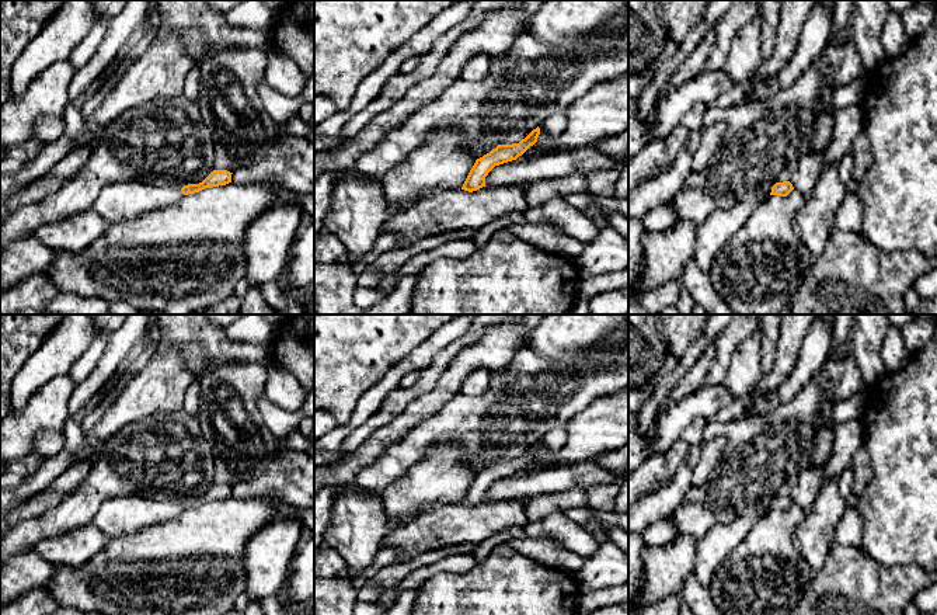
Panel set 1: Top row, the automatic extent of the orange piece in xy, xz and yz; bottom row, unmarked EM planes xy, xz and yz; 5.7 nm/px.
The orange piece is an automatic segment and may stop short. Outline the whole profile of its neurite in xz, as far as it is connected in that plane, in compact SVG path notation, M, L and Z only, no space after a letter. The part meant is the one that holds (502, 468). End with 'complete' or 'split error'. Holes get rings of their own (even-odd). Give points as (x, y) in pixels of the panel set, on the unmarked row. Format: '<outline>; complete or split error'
M537 441L519 458L498 459L490 468L477 473L461 504L473 507L485 501L485 491L495 480L516 475L530 461L533 461L537 456L539 449L540 449L540 442Z; complete

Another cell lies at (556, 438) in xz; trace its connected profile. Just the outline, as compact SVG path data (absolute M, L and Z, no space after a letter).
M555 427L544 434L543 441L547 444L551 454L557 454L567 441L567 431L564 427Z

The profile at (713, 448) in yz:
M715 435L713 438L707 438L704 445L701 447L701 456L694 469L692 486L703 486L707 482L713 470L715 469L725 447L725 435Z

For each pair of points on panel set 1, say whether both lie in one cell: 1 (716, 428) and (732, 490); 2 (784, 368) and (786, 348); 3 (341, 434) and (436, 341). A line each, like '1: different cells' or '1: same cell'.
1: same cell
2: same cell
3: same cell

